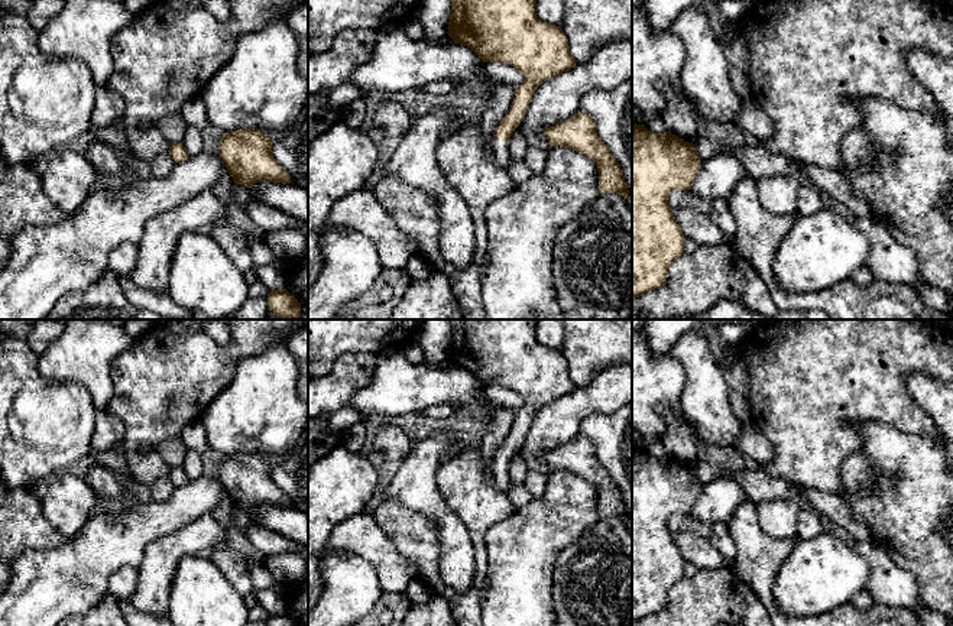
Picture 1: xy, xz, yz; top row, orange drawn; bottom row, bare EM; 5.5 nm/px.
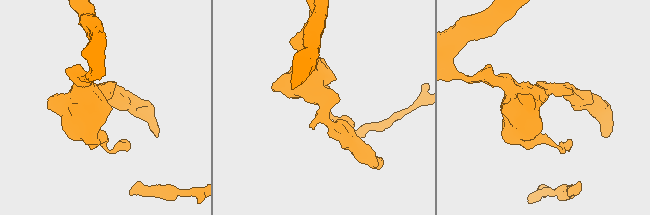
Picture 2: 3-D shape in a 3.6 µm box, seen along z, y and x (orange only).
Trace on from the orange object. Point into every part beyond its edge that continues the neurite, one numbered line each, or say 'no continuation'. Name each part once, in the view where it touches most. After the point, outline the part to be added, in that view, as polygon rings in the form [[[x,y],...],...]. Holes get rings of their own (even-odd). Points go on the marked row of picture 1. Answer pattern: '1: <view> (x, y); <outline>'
1: xz (501, 149); [[[493,137],[492,140],[492,150],[493,150],[493,156],[496,163],[506,169],[510,158],[509,158],[509,143],[502,140],[500,137]]]

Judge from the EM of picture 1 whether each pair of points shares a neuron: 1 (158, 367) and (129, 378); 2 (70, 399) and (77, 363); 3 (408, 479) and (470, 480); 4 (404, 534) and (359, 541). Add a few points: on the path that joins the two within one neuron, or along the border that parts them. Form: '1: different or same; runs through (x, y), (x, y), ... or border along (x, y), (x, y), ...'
1: same; runs through (151, 375), (148, 378), (136, 378)
2: different; border along (73, 380), (77, 380), (87, 391), (93, 411)
3: different; border along (441, 463), (436, 474), (436, 489), (450, 509)
4: different; border along (370, 515), (396, 550), (411, 563)

